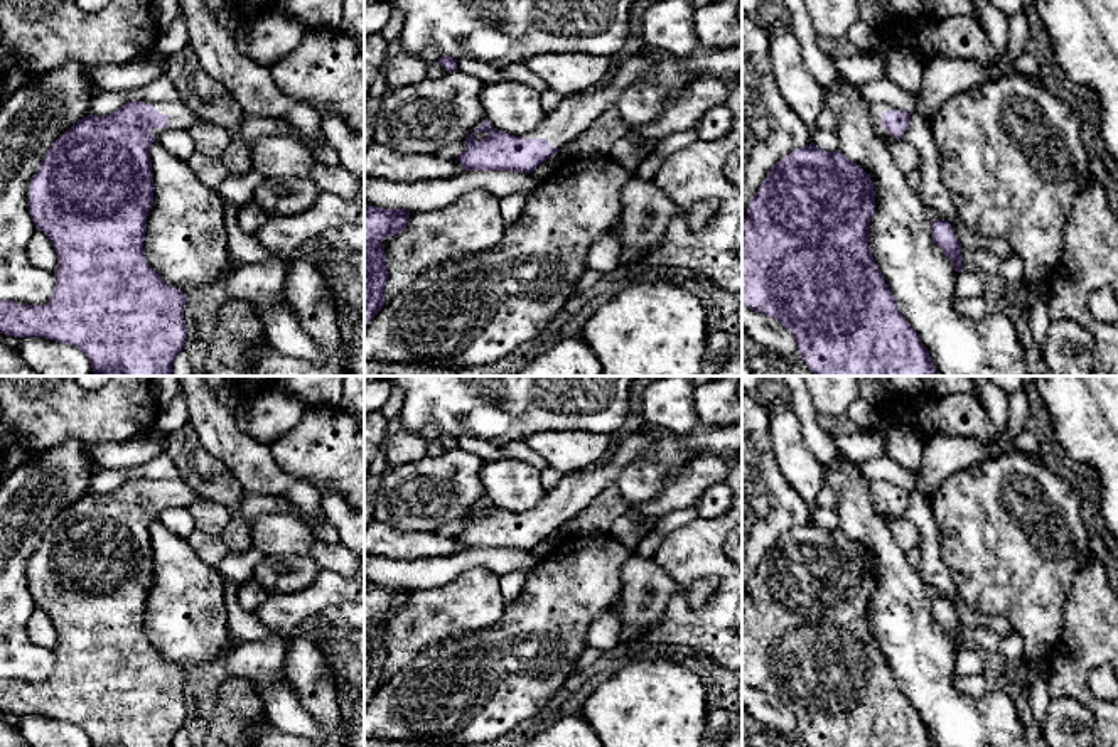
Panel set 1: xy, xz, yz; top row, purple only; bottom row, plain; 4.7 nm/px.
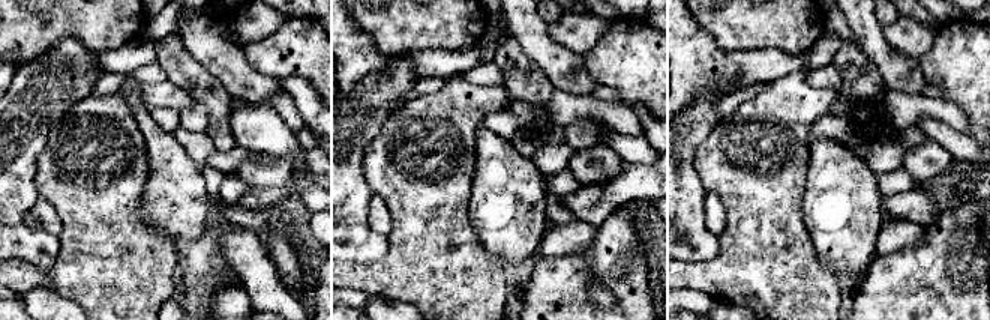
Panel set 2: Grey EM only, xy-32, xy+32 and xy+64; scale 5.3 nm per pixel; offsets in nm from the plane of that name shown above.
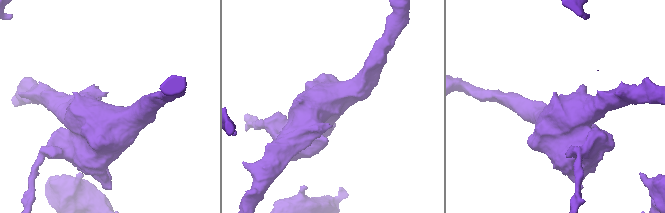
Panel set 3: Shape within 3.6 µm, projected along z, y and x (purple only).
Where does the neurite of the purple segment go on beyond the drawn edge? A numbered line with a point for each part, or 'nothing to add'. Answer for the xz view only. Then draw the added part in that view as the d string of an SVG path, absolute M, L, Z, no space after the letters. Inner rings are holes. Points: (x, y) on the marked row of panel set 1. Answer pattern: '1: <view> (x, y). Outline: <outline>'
1: xz (574, 115). Outline: M641 52L632 57L624 57L614 78L595 89L563 98L562 103L551 113L546 113L543 121L524 133L523 138L546 138L551 147L565 147L585 133L605 108L615 106L624 88L648 78L656 59L656 54L642 56Z

